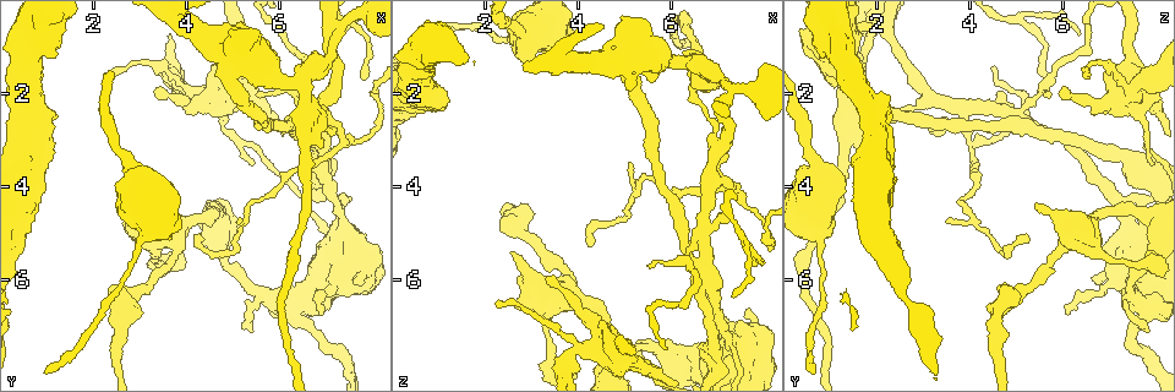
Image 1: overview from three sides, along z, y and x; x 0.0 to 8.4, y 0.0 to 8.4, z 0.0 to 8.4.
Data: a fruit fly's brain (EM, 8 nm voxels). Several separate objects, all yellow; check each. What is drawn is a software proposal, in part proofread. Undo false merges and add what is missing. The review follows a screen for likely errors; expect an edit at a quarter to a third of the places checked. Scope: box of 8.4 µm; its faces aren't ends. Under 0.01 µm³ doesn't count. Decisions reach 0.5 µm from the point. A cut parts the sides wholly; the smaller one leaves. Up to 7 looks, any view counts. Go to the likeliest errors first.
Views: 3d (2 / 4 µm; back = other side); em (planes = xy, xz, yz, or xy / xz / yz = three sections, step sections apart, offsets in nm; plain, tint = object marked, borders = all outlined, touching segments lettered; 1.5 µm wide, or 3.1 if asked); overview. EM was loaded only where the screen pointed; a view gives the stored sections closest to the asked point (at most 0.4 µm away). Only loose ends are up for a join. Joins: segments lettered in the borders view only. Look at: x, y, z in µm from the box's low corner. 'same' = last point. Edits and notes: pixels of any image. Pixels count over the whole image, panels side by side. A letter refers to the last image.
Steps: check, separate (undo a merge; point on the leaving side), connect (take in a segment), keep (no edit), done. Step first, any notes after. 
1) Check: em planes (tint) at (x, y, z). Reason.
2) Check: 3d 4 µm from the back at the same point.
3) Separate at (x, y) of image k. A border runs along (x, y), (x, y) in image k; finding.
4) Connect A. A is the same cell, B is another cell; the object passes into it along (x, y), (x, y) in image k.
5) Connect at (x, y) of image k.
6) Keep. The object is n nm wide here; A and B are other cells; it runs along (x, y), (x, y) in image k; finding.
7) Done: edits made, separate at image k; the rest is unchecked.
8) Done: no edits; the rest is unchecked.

Check: 3d 4 µm at (1.10, 2.95, 2.30). Stops while still wide.

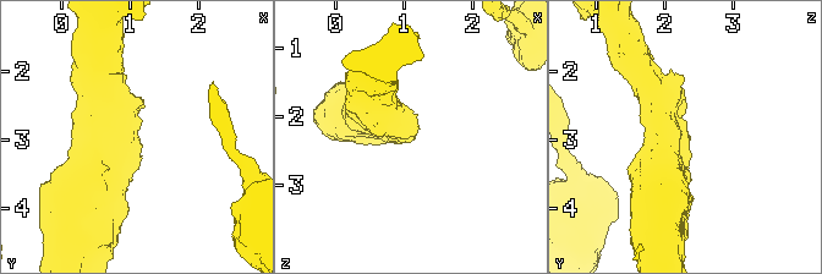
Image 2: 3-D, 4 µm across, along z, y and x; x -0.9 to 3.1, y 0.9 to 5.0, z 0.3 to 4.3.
Check: em planes (borders) at (1.10, 2.90, 2.30). Now the EM.

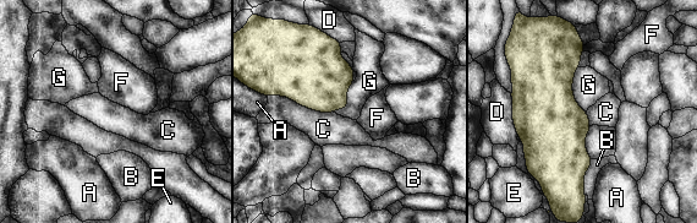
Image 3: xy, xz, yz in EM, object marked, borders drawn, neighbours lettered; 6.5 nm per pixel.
Keep. The longest contact is with C, 460 nm; A, B, C, D, E, F and G are other cells; none of them fits.

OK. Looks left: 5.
Check: 3d 4 µm at (5.65, 6.35, 7.50). A fork.

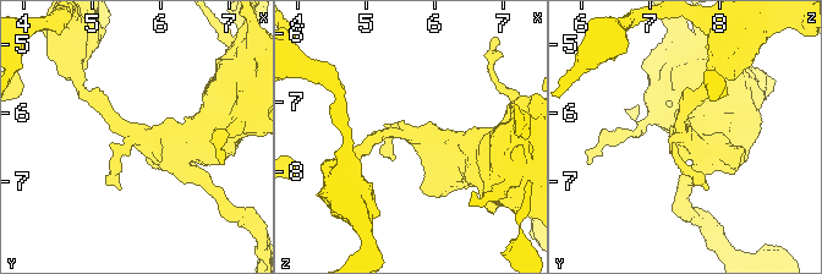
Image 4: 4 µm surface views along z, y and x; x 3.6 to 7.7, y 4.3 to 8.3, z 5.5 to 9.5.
Check: em xz step 4 (tint) at (5.70, 6.40, 7.50).

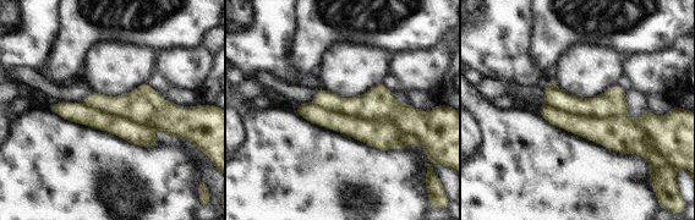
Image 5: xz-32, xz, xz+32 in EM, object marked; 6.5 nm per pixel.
Check: em xz step 4 (borders) at the same point. See the neighbours.

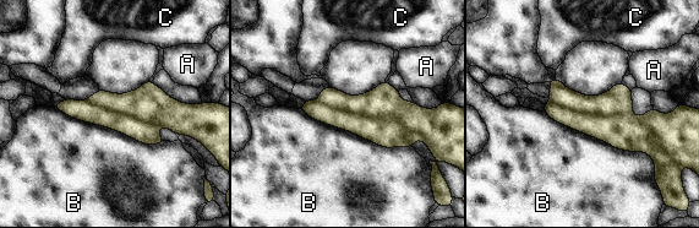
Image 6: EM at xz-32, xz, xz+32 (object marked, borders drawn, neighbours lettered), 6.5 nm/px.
Separate at (385, 101) of image 6. A, B and C are other cells; a second neuron is stuck on.

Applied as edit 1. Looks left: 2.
Done: edits made, separate at image 6; the rest is unchecked.

